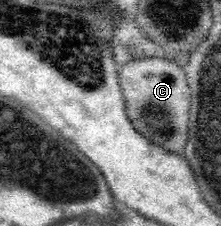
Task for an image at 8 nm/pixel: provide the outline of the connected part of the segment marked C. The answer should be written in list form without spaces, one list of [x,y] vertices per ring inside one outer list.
[[[156,57],[118,67],[119,85],[127,102],[127,114],[135,128],[153,144],[162,145],[178,154],[183,154],[187,143],[190,117],[189,99],[183,97],[189,91],[183,71],[177,61]]]

